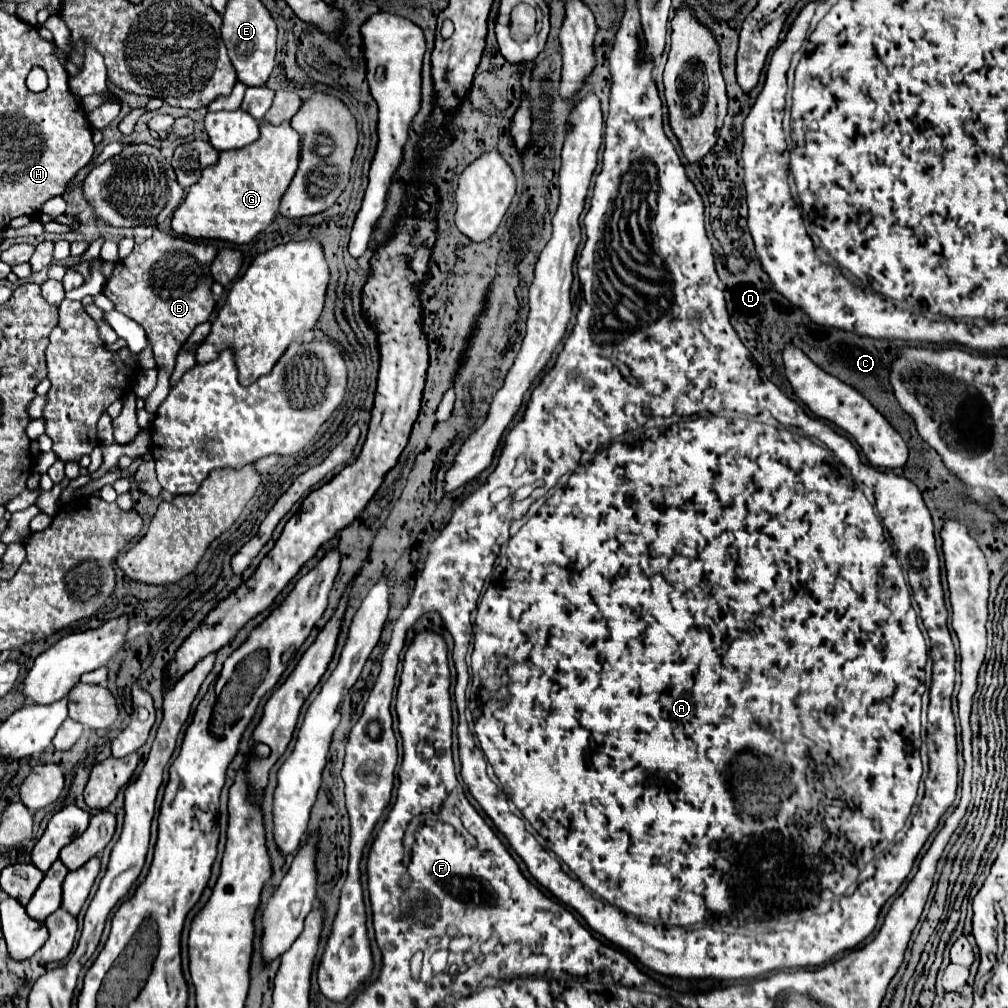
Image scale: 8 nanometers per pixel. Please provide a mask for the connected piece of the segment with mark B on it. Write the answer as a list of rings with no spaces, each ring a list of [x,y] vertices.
[[[154,231],[150,239],[146,239],[142,245],[136,245],[126,259],[116,263],[114,275],[102,289],[102,293],[114,303],[116,311],[142,325],[152,341],[158,365],[158,385],[146,399],[148,413],[154,413],[164,401],[164,395],[170,391],[170,377],[174,373],[178,351],[188,341],[194,327],[202,321],[208,321],[216,307],[212,297],[214,279],[210,273],[216,253],[218,251],[212,245],[174,237],[164,231]]]

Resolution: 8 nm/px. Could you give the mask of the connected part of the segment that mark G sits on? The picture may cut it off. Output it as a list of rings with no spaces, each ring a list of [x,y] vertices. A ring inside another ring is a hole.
[[[260,121],[260,139],[250,143],[246,149],[240,151],[224,151],[216,165],[206,167],[202,177],[196,185],[190,187],[182,205],[174,211],[172,229],[178,235],[192,237],[192,239],[222,239],[230,243],[250,243],[260,231],[264,231],[278,213],[280,197],[284,195],[286,187],[290,185],[300,155],[300,133],[296,133],[290,121],[282,121],[280,125],[272,125],[268,121]]]

